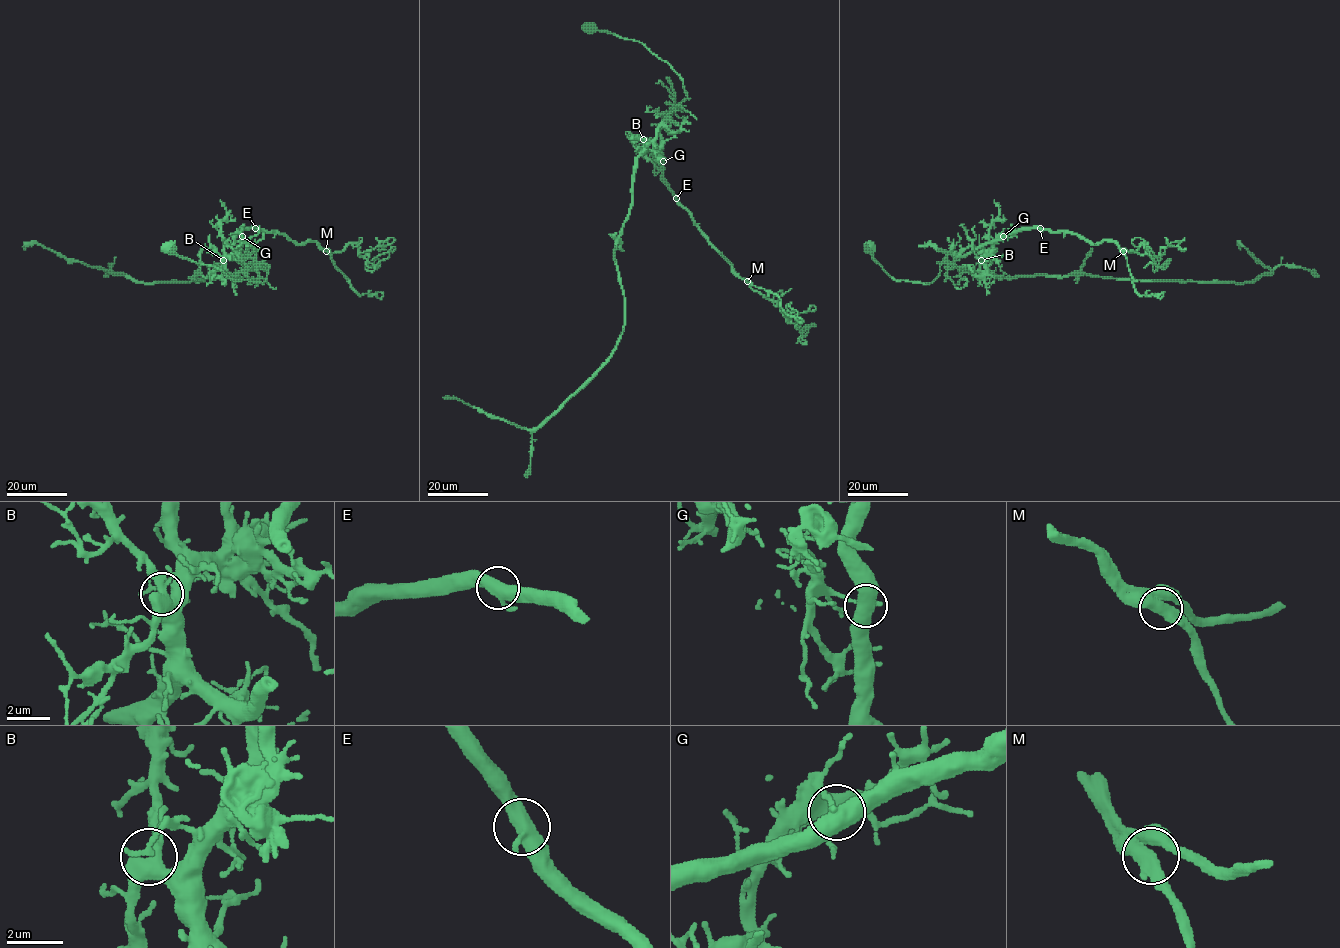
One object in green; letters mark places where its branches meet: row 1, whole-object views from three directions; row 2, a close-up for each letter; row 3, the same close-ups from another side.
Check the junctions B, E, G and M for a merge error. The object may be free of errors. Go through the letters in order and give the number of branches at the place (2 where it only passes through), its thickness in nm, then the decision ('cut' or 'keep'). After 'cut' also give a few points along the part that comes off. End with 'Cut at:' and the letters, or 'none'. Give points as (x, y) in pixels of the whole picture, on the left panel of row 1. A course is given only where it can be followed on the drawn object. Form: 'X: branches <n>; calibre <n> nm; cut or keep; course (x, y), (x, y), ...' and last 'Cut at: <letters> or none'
B: branches 3; calibre 440 nm; keep
E: branches 3; calibre 440 nm; keep
G: branches 3; calibre 460 nm; cut; course (242, 236), (263, 229), (333, 252), (354, 243), (362, 257), (371, 247), (376, 268), (395, 248), (371, 260)
M: branches 3; calibre 440 nm; keep
Cut at: G

